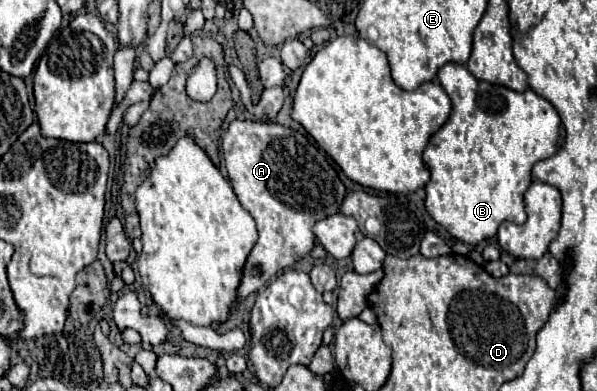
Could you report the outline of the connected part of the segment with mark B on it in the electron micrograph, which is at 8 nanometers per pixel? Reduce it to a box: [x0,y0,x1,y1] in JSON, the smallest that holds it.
[423,63,561,245]

